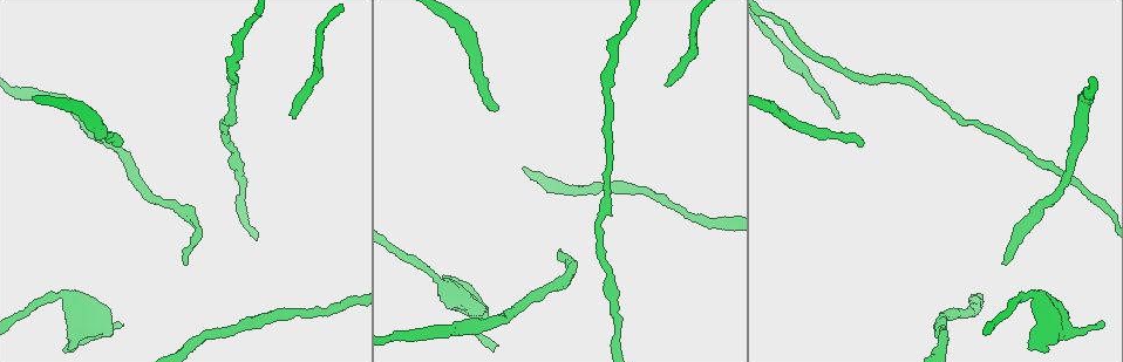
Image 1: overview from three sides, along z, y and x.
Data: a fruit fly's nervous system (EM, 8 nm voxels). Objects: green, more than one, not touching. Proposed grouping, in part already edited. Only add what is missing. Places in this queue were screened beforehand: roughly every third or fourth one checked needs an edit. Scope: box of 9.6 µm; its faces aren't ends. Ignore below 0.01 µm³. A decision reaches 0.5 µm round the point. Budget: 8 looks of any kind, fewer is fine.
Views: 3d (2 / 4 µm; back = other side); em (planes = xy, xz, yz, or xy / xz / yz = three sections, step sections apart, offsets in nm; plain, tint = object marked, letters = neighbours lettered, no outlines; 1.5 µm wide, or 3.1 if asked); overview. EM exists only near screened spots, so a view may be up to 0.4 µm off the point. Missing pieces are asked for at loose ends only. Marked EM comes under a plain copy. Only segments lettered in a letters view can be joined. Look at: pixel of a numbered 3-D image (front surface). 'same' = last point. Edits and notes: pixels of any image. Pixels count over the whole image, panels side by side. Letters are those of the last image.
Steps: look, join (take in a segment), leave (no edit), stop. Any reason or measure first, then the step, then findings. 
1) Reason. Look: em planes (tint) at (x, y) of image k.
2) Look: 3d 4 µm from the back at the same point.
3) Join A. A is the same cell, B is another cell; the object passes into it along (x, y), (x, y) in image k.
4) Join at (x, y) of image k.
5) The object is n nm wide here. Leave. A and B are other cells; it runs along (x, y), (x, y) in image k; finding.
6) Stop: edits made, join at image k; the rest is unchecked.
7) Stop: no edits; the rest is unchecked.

Look: 3d 2 µm at (666, 85) of image 1.

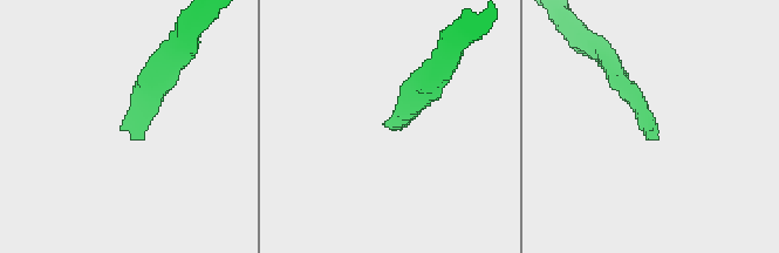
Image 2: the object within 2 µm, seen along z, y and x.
Need the tissue. Look: em planes (letters) at (396, 127) of image 2.

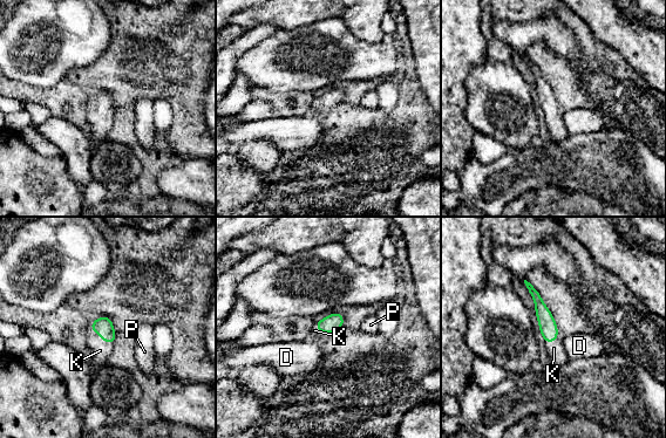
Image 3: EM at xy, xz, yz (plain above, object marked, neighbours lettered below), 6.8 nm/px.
The object is 120 nm wide here. Join K. K is the same cell, D and P are other cells; the object passes into it along (103, 326), (101, 337), (100, 350) in image 3; it goes on there.

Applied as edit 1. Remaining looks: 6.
End of a long branch. Look: 3d 2 µm at (119, 146) of image 1.

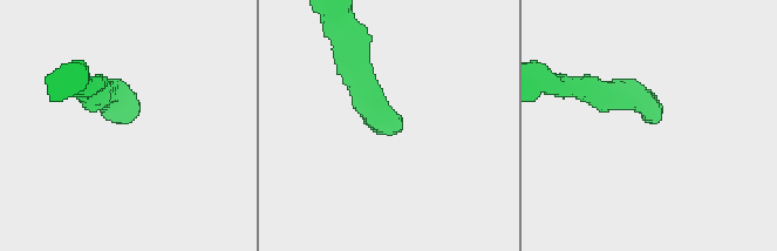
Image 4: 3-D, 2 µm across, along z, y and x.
Look: em yz step 4 (letters) at (131, 115) of image 4.

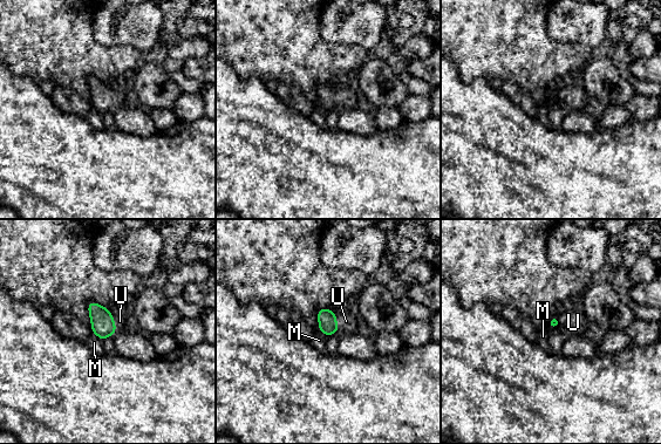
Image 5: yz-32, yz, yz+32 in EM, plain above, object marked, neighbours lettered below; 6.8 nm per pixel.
The longest contact is with U, 150 nm. Join U. U is the same cell, M is another cell; it goes on there.

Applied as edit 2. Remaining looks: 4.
Stop: edits made, join at image 3, join at image 5; the rest is unchecked.

